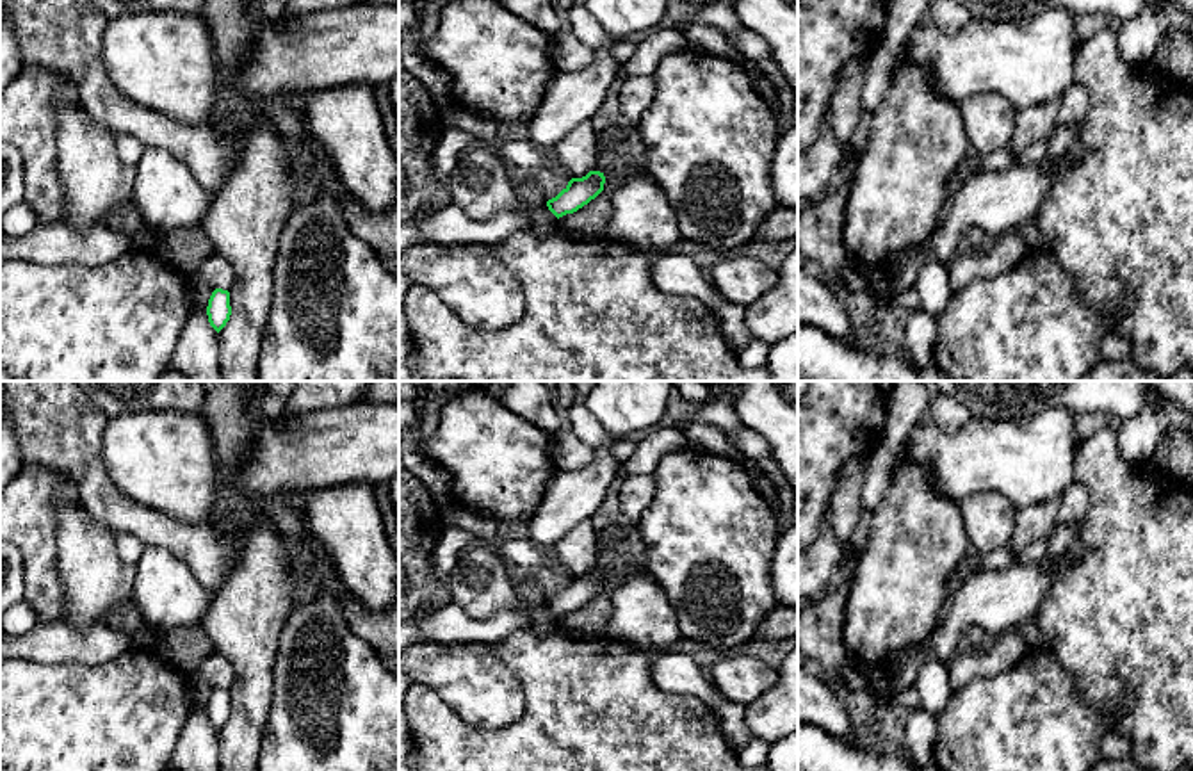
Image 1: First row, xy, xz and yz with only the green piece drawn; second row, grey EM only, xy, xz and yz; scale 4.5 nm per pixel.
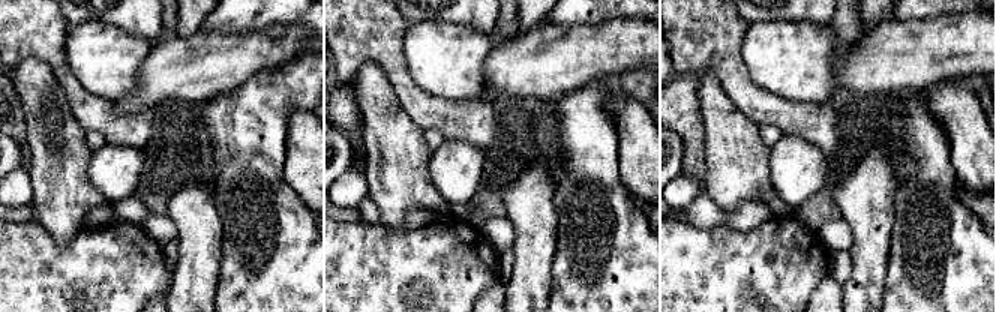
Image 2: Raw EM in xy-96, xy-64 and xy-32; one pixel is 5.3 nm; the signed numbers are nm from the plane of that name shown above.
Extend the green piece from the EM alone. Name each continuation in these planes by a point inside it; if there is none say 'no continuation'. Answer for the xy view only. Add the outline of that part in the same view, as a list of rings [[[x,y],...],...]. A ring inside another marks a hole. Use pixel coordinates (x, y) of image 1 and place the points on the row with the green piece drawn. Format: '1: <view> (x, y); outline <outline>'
no continuation

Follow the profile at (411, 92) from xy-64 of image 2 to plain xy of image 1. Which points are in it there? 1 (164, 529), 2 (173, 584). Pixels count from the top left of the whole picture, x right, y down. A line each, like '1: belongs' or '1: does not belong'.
1: belongs
2: does not belong

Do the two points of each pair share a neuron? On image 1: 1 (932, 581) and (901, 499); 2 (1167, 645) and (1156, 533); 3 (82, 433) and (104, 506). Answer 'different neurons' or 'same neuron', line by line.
1: same neuron
2: same neuron
3: same neuron

